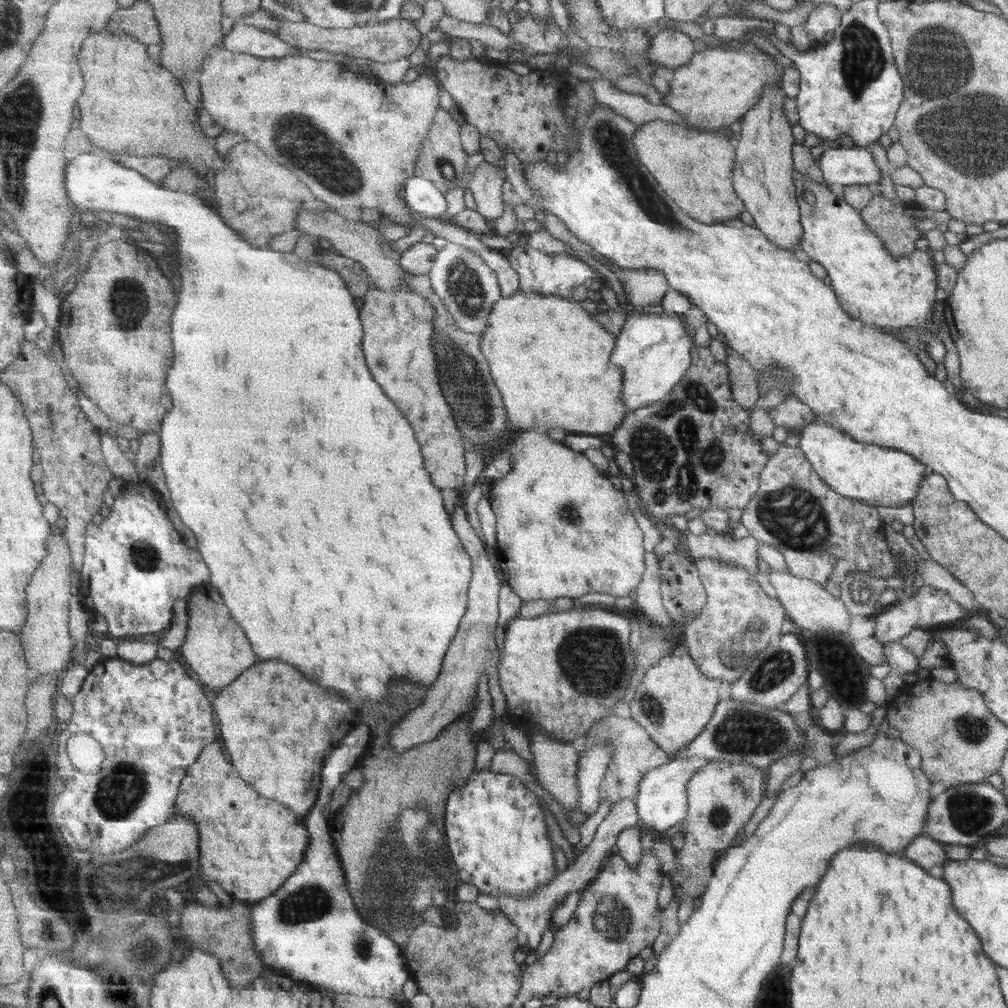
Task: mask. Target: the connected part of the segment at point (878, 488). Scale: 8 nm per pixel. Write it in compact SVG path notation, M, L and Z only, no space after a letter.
M819 420L811 421L799 431L799 449L818 477L840 496L873 507L901 507L917 495L924 480L925 465L909 453L854 441L845 431Z

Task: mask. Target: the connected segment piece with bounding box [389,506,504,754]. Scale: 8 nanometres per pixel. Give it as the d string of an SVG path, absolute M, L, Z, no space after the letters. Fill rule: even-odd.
M455 506L452 513L453 528L464 545L466 552L472 557L473 578L469 587L468 611L461 626L453 639L444 658L443 667L439 678L433 682L431 689L426 693L425 702L419 705L413 712L409 712L399 724L391 730L389 743L396 748L398 754L408 752L411 747L434 741L445 731L445 727L455 723L461 715L475 712L479 702L479 688L477 682L481 673L485 673L485 662L493 652L502 652L503 640L500 633L501 625L501 580L497 574L497 565L500 559L493 560L493 556L487 554L485 544L481 542L479 534L467 520L467 512L463 506Z

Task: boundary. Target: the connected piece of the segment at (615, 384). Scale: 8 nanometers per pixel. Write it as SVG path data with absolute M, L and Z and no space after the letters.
M521 290L517 291L509 298L501 298L493 306L491 315L489 316L489 326L482 335L482 348L485 348L485 356L489 360L495 384L501 388L501 394L505 396L505 408L509 412L509 422L515 424L516 428L533 428L533 426L543 427L547 429L562 428L567 433L580 433L587 435L597 434L612 434L623 422L623 419L629 413L627 412L627 405L623 399L623 388L625 384L625 369L617 363L613 363L612 354L616 348L617 336L613 335L611 331L601 321L595 319L591 313L587 312L579 301L567 300L555 295L539 295L533 293L525 293Z

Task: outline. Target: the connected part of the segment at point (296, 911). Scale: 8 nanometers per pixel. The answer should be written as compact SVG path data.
M358 722L349 734L345 735L342 742L331 752L325 761L321 776L322 785L319 790L317 803L313 805L309 814L304 818L305 826L309 830L309 847L305 851L305 859L297 871L293 873L277 892L268 898L260 900L255 906L255 951L264 961L265 968L273 969L285 977L311 984L317 990L325 994L353 994L357 996L383 996L395 999L401 1003L407 1003L409 999L404 996L404 985L412 974L408 968L408 961L404 951L383 930L371 926L365 918L361 918L361 912L357 909L355 899L349 892L347 874L343 868L342 860L335 847L333 829L325 819L325 808L333 800L331 794L335 792L335 786L341 784L341 774L355 768L358 761L371 747L372 729L368 724Z

